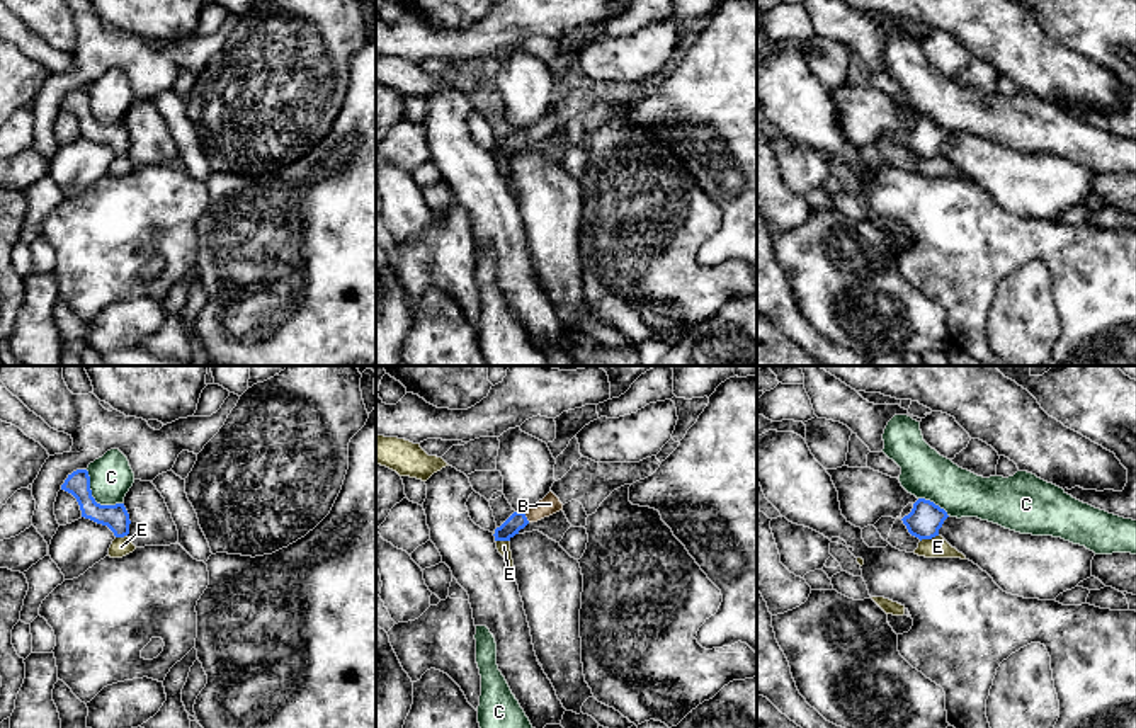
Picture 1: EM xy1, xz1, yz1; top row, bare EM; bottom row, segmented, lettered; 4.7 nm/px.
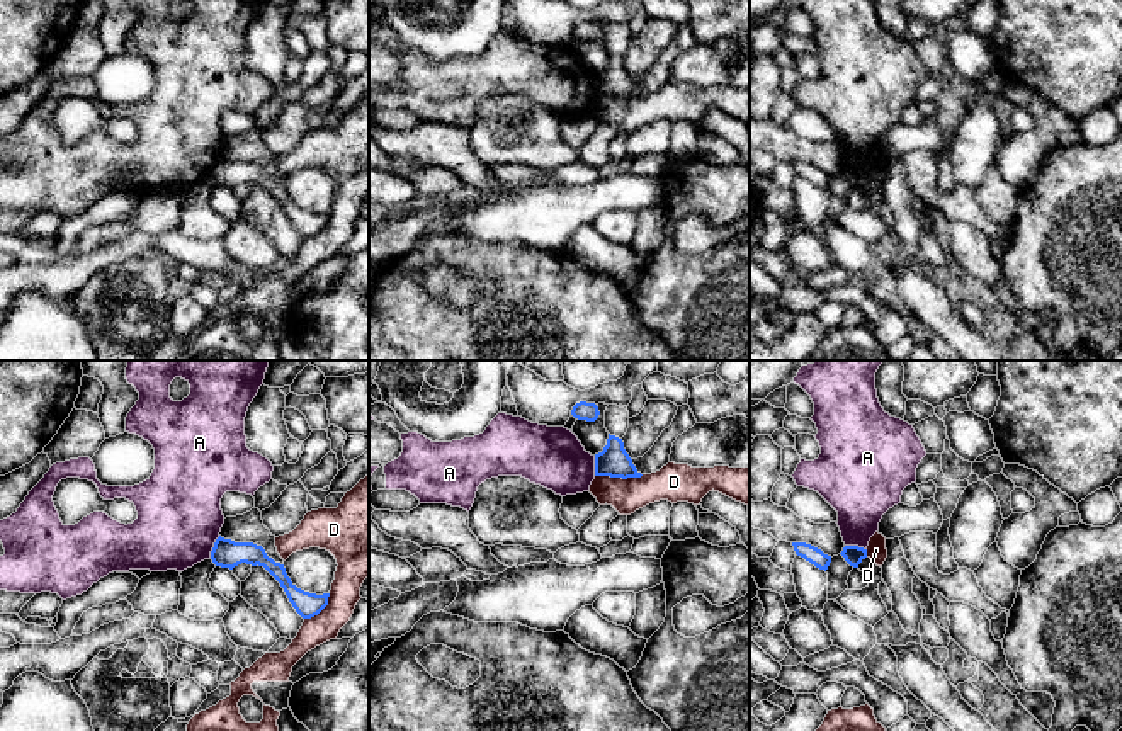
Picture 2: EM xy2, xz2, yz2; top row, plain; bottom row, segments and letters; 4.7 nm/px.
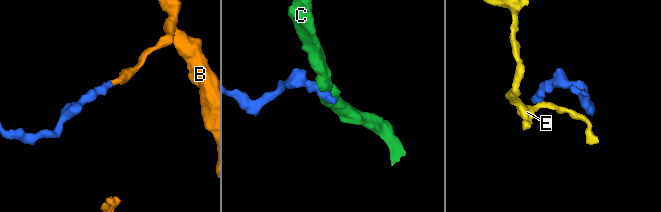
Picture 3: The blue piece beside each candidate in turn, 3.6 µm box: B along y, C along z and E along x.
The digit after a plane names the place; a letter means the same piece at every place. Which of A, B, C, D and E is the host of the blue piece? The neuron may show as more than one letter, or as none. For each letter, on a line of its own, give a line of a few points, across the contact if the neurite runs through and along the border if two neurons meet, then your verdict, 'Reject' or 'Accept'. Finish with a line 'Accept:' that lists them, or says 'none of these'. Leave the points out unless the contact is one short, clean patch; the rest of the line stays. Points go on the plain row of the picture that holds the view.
A: Line: xy2 (220, 155), (209, 175). Reject
B: Line: xz1 (517, 140), (526, 136), (550, 123). Accept
C: Line: xy1 (85, 89), (90, 99), (90, 114), (97, 121), (121, 123). Reject
D: Reject
E: Line: yz1 (937, 153), (920, 160). Reject
Accept: B

